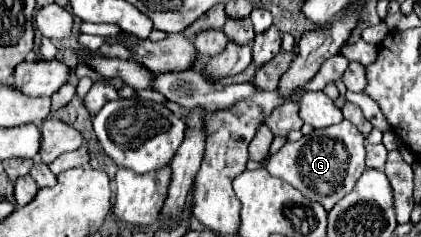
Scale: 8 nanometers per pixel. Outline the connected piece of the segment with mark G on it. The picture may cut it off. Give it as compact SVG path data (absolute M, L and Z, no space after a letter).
M344 119L338 125L316 129L310 135L304 135L300 141L288 141L278 153L268 159L266 169L270 171L270 175L280 177L296 187L306 199L318 201L326 211L330 211L344 195L354 189L358 175L362 175L362 171L366 169L364 159L364 135Z

